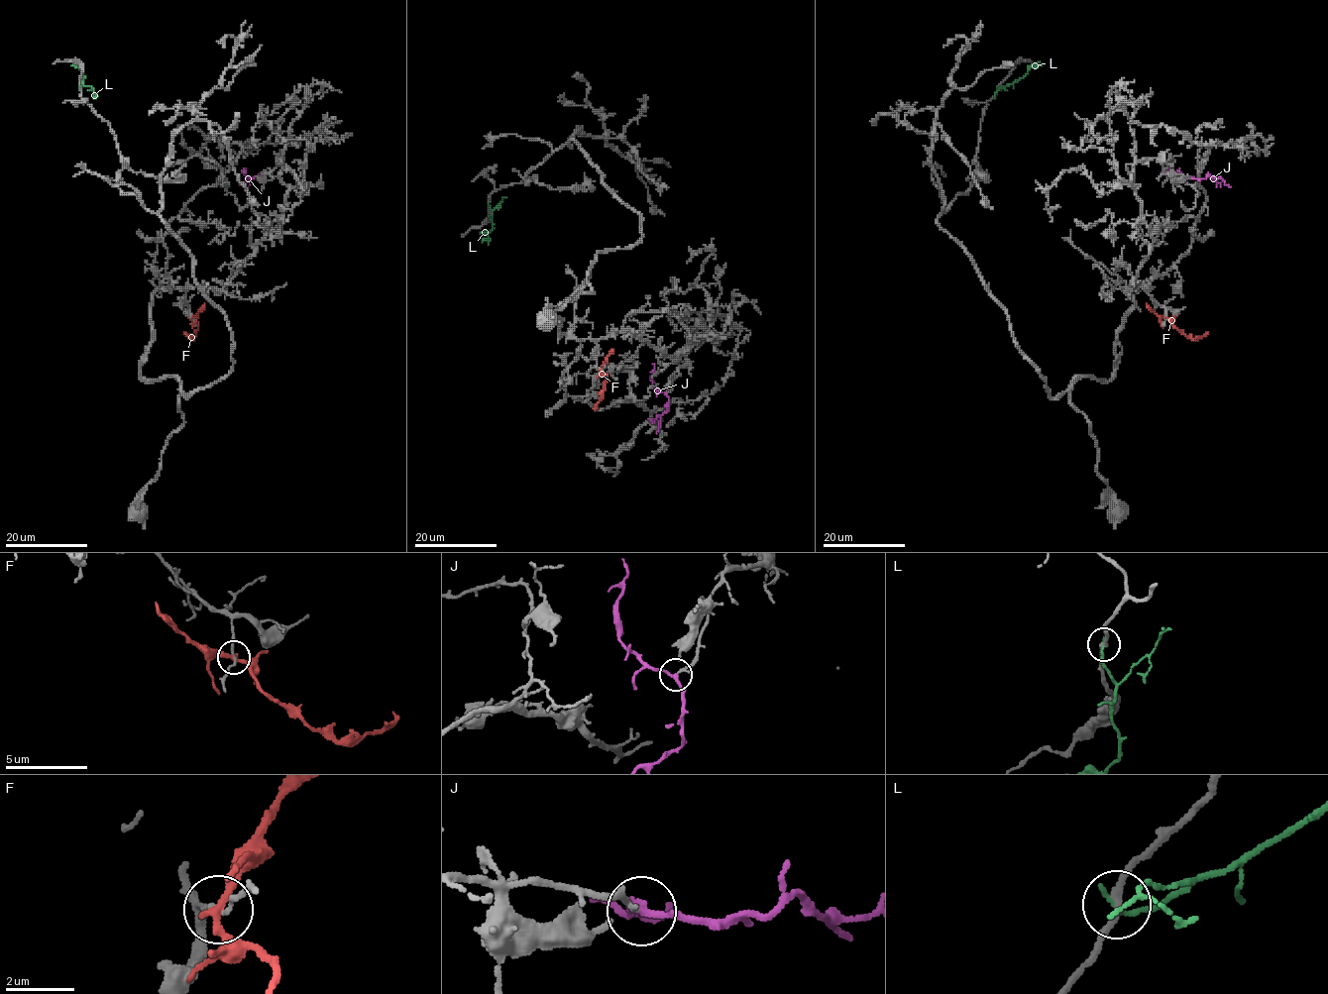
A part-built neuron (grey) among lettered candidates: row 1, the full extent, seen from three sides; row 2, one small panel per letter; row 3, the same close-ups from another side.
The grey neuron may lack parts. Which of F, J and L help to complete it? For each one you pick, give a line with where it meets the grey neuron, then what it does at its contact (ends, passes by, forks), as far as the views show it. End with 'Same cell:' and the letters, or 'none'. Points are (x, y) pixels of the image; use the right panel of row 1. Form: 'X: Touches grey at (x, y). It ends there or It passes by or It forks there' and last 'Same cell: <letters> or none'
J: Touches grey at (1190, 177). It passes by
Same cell: J

